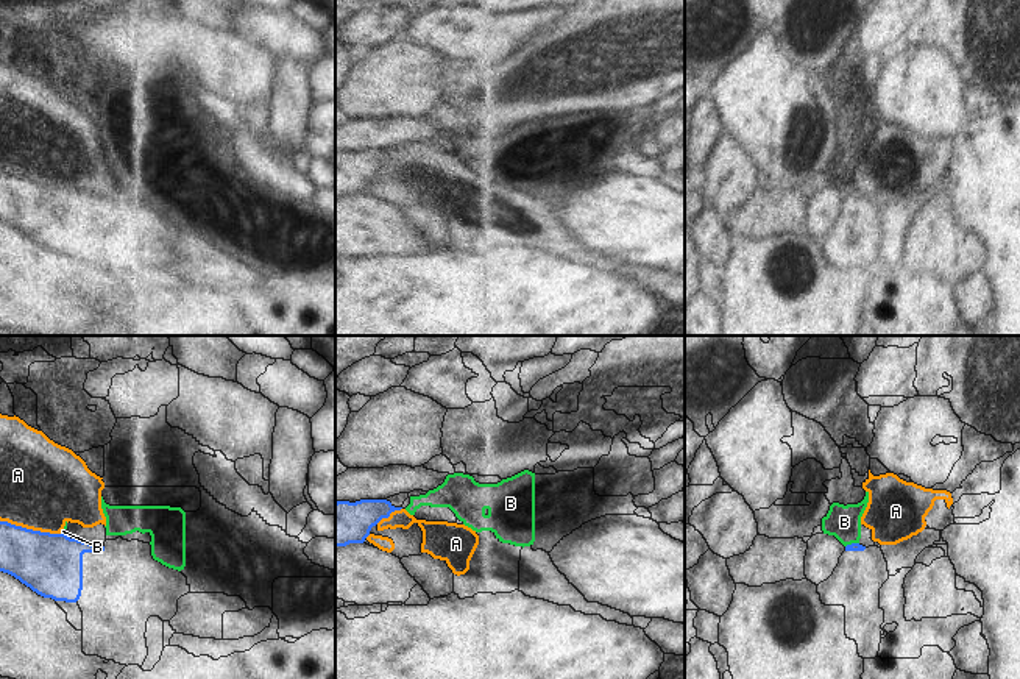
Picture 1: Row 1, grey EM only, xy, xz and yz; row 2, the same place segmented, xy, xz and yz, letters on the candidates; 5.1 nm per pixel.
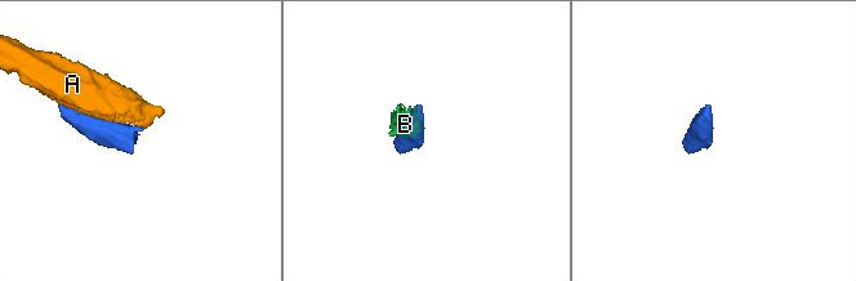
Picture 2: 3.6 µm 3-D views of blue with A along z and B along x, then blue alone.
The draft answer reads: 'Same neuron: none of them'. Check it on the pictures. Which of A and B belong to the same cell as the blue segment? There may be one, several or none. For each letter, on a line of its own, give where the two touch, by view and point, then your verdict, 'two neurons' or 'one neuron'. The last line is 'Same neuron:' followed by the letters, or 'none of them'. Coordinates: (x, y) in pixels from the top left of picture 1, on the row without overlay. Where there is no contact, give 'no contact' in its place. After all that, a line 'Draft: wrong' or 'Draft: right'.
A: meets blue in xy at (30, 180); two neurons
B: meets blue in yz at (852, 194); two neurons
Same neuron: none of them
Draft: right

